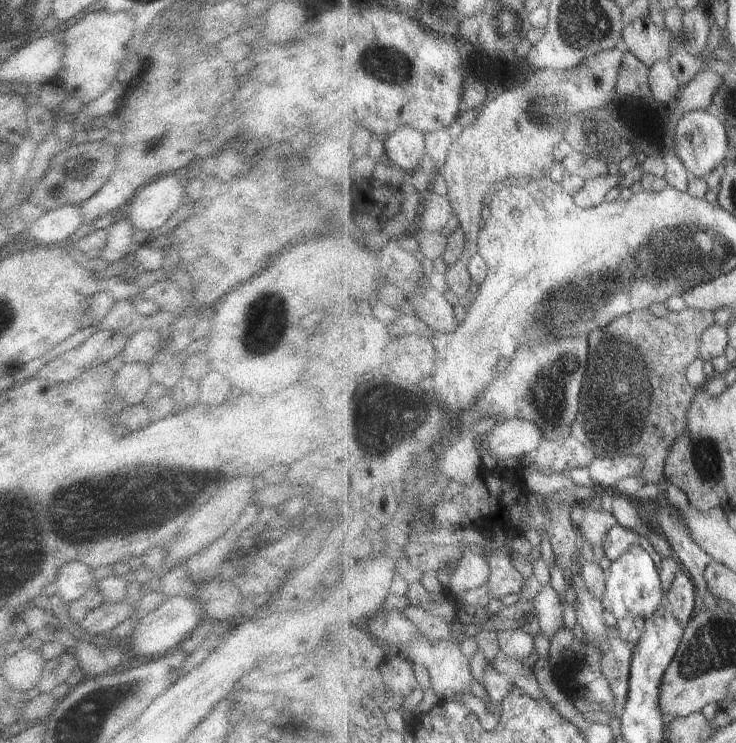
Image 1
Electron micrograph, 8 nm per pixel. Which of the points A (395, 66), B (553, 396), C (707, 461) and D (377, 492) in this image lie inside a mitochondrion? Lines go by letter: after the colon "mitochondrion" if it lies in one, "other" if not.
A: mitochondrion
B: mitochondrion
C: mitochondrion
D: other

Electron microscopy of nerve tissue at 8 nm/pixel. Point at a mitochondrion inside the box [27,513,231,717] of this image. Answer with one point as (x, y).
(106, 705)

